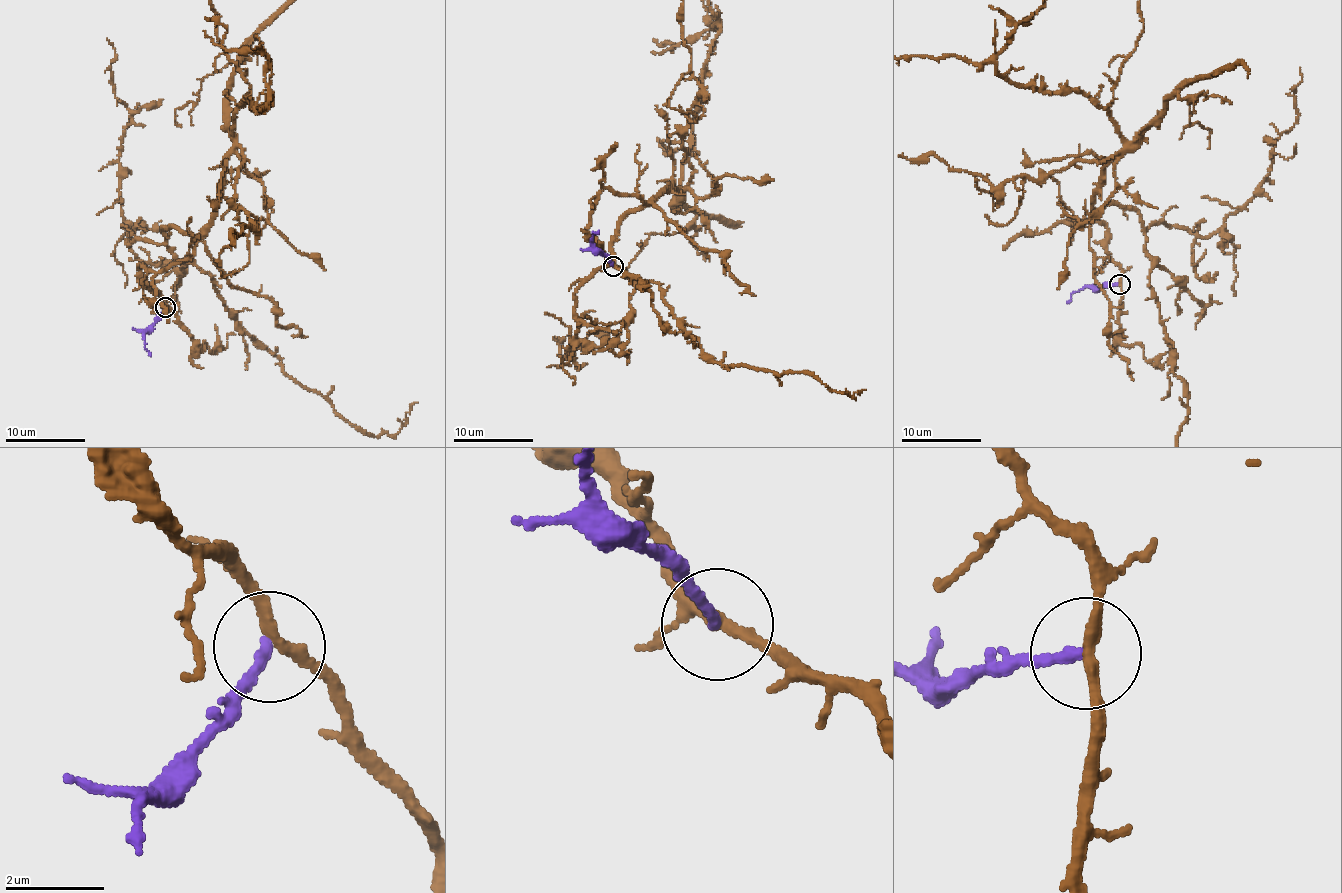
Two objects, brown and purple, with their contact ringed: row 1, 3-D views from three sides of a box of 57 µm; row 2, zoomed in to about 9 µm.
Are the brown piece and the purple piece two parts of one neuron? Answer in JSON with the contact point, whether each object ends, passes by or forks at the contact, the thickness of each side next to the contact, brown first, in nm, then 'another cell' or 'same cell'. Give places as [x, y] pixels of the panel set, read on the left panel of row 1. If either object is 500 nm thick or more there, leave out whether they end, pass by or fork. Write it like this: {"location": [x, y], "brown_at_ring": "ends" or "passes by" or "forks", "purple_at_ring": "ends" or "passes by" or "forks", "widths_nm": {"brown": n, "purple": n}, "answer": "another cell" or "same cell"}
{"location": [165, 307], "brown_at_ring": "passes by", "purple_at_ring": "ends", "widths_nm": {"brown": 240, "purple": 200}, "answer": "another cell"}

